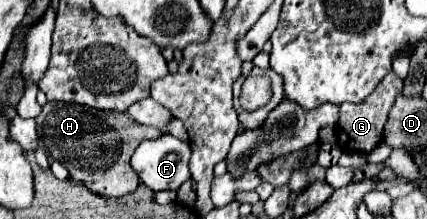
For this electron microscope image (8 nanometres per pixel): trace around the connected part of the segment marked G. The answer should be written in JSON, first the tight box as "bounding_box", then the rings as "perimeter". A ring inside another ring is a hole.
{"bounding_box":[336,72,402,154],"perimeter":[[[390,72],[390,74],[384,76],[380,86],[360,106],[342,104],[340,106],[340,120],[336,124],[338,144],[344,150],[358,150],[360,154],[368,154],[370,150],[374,150],[382,142],[382,132],[384,132],[384,124],[386,124],[388,112],[390,112],[392,102],[396,100],[396,96],[400,92],[402,92],[402,78],[396,72]]]}

